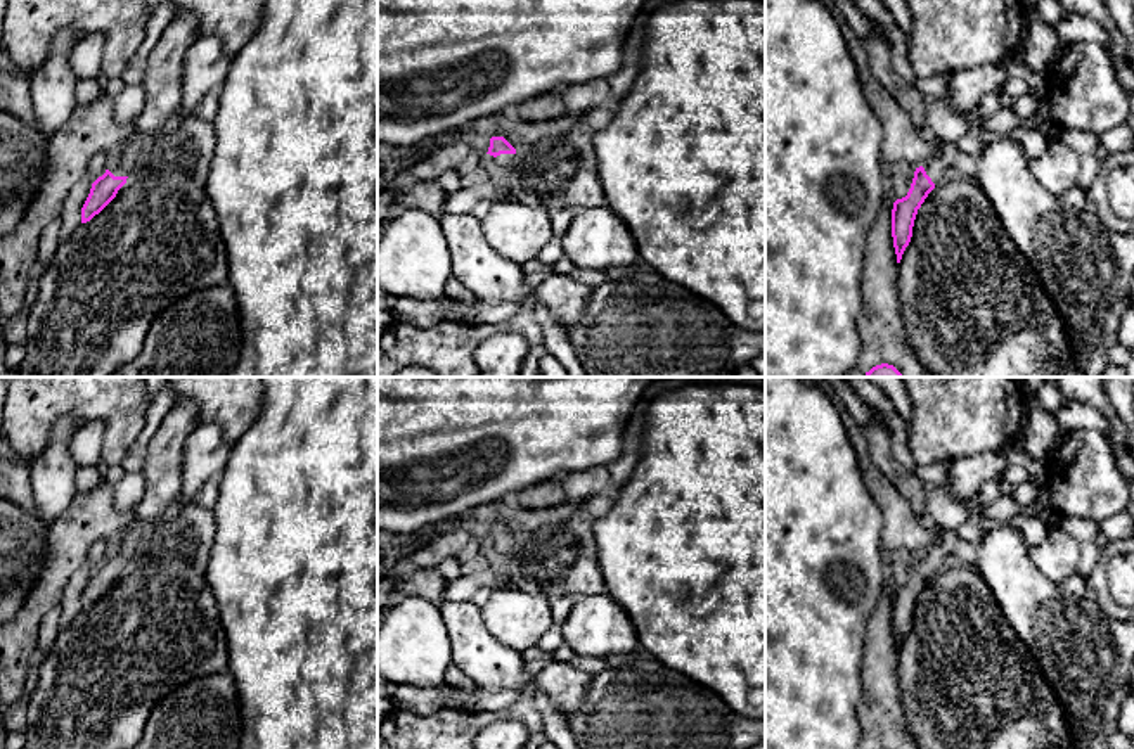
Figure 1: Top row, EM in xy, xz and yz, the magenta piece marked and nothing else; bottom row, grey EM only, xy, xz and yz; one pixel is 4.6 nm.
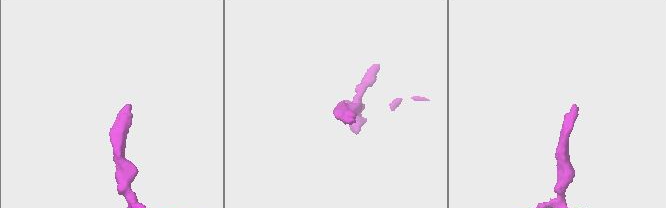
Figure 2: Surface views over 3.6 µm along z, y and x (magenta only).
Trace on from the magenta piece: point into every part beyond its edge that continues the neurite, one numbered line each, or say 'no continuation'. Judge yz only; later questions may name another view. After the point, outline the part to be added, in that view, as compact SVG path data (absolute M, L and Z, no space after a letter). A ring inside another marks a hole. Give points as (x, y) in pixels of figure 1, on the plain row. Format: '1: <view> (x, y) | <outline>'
1: yz (944, 540) | M940 529L933 535L931 545L923 552L933 571L940 569L952 557L957 531Z

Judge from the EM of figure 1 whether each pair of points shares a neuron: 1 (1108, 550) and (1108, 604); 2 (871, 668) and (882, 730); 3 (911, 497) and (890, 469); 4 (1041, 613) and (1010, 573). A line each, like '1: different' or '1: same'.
1: same
2: same
3: same
4: same

